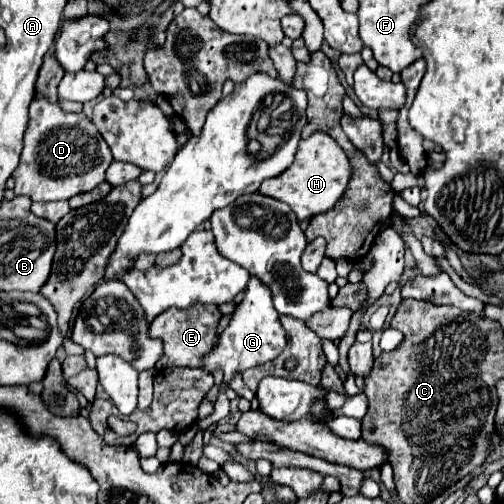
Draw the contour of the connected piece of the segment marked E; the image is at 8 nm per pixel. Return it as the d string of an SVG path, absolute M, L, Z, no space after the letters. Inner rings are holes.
M192 305L188 309L168 309L160 313L150 323L150 337L164 343L164 353L156 363L156 369L166 367L202 367L204 355L212 351L216 327L218 327L218 307L216 305Z

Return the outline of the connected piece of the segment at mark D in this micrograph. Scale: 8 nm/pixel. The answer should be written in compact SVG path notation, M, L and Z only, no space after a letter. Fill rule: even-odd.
M38 95L30 105L30 123L24 135L24 151L20 157L20 165L14 171L14 193L28 195L32 201L60 201L72 199L78 193L92 191L96 185L104 183L106 169L112 163L112 153L98 133L96 125L84 113L66 113L58 103L50 103L44 95Z

